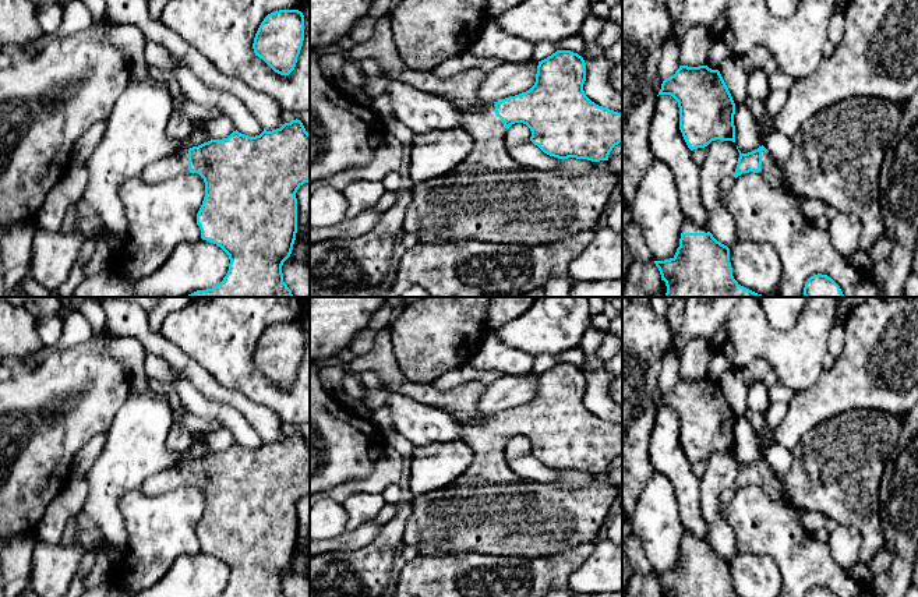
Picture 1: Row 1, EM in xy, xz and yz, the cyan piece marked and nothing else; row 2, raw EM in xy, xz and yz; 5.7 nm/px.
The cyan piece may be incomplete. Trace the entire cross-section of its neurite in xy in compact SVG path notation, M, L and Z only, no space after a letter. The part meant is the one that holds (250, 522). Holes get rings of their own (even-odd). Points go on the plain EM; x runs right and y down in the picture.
M300 432L280 441L248 449L237 442L227 451L211 452L149 477L141 487L144 494L158 495L180 487L195 485L204 491L205 509L197 526L201 551L220 559L230 572L229 583L218 597L286 597L282 577L290 569L297 545L297 502L310 494L310 446Z

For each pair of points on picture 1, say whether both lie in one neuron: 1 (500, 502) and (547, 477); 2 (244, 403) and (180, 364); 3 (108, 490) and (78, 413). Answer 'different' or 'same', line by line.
1: different
2: same
3: different

